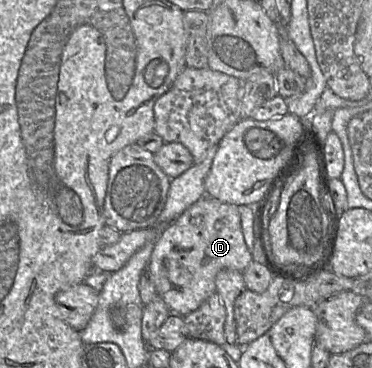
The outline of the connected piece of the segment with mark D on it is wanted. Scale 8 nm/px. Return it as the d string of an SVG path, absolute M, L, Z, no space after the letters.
M206 195L158 233L148 263L148 276L171 314L185 316L216 292L215 278L220 270L229 268L242 272L251 261L252 254L244 241L238 206Z

